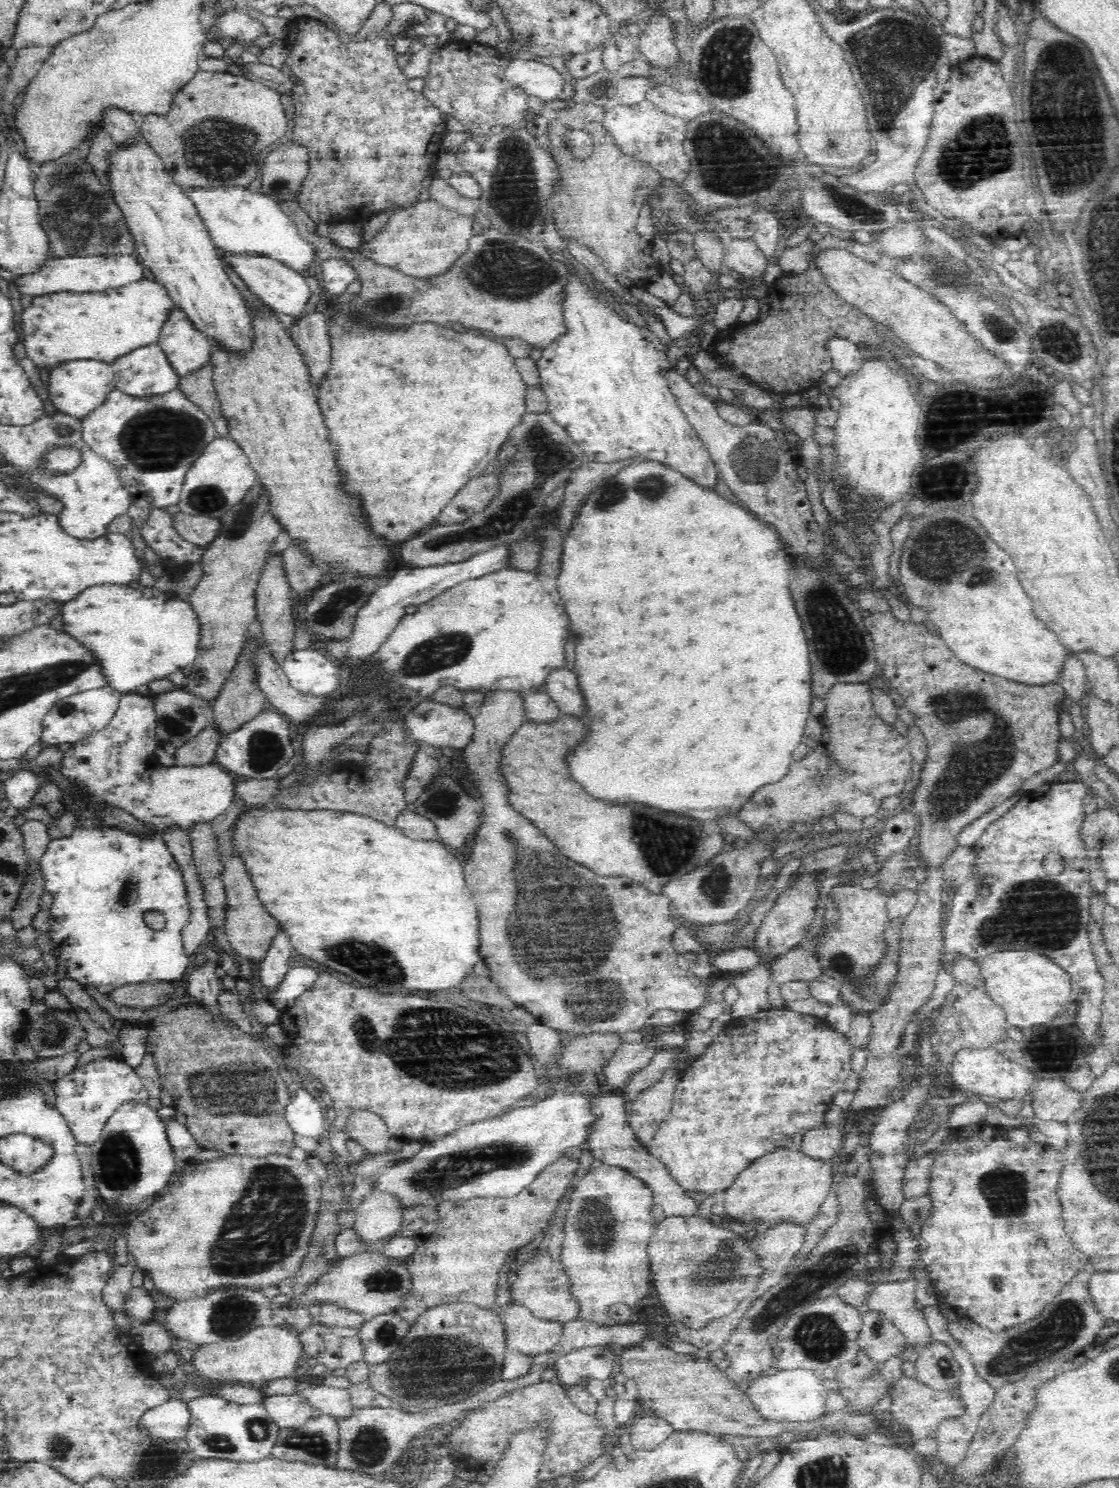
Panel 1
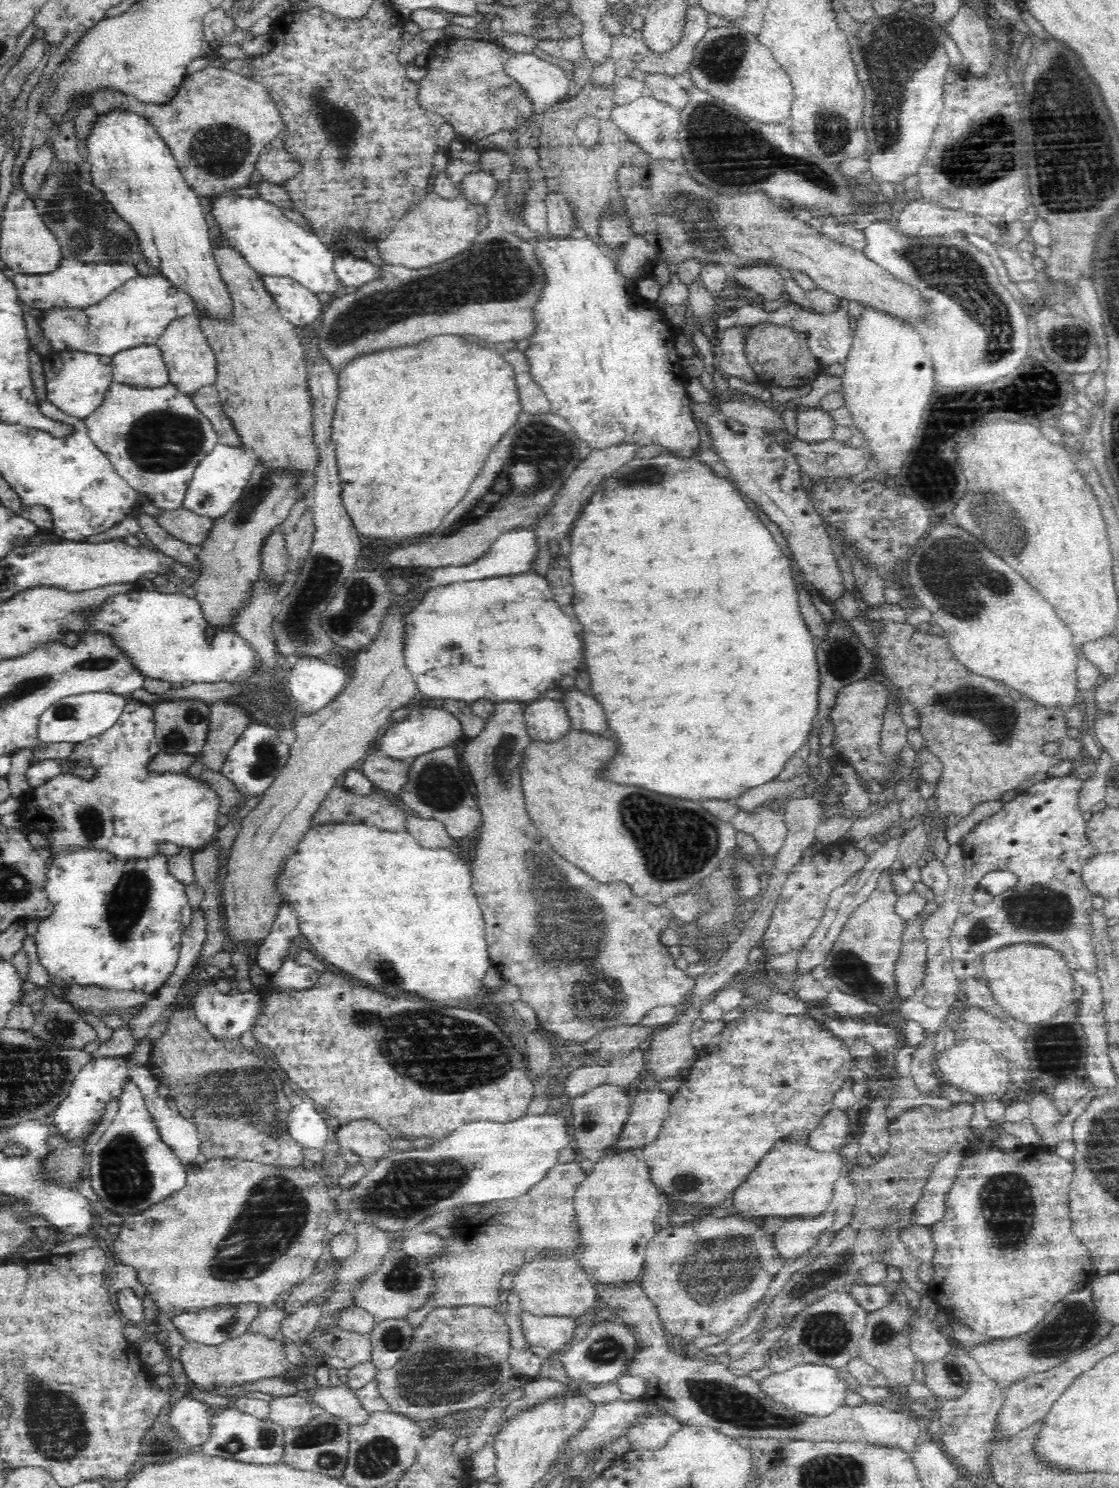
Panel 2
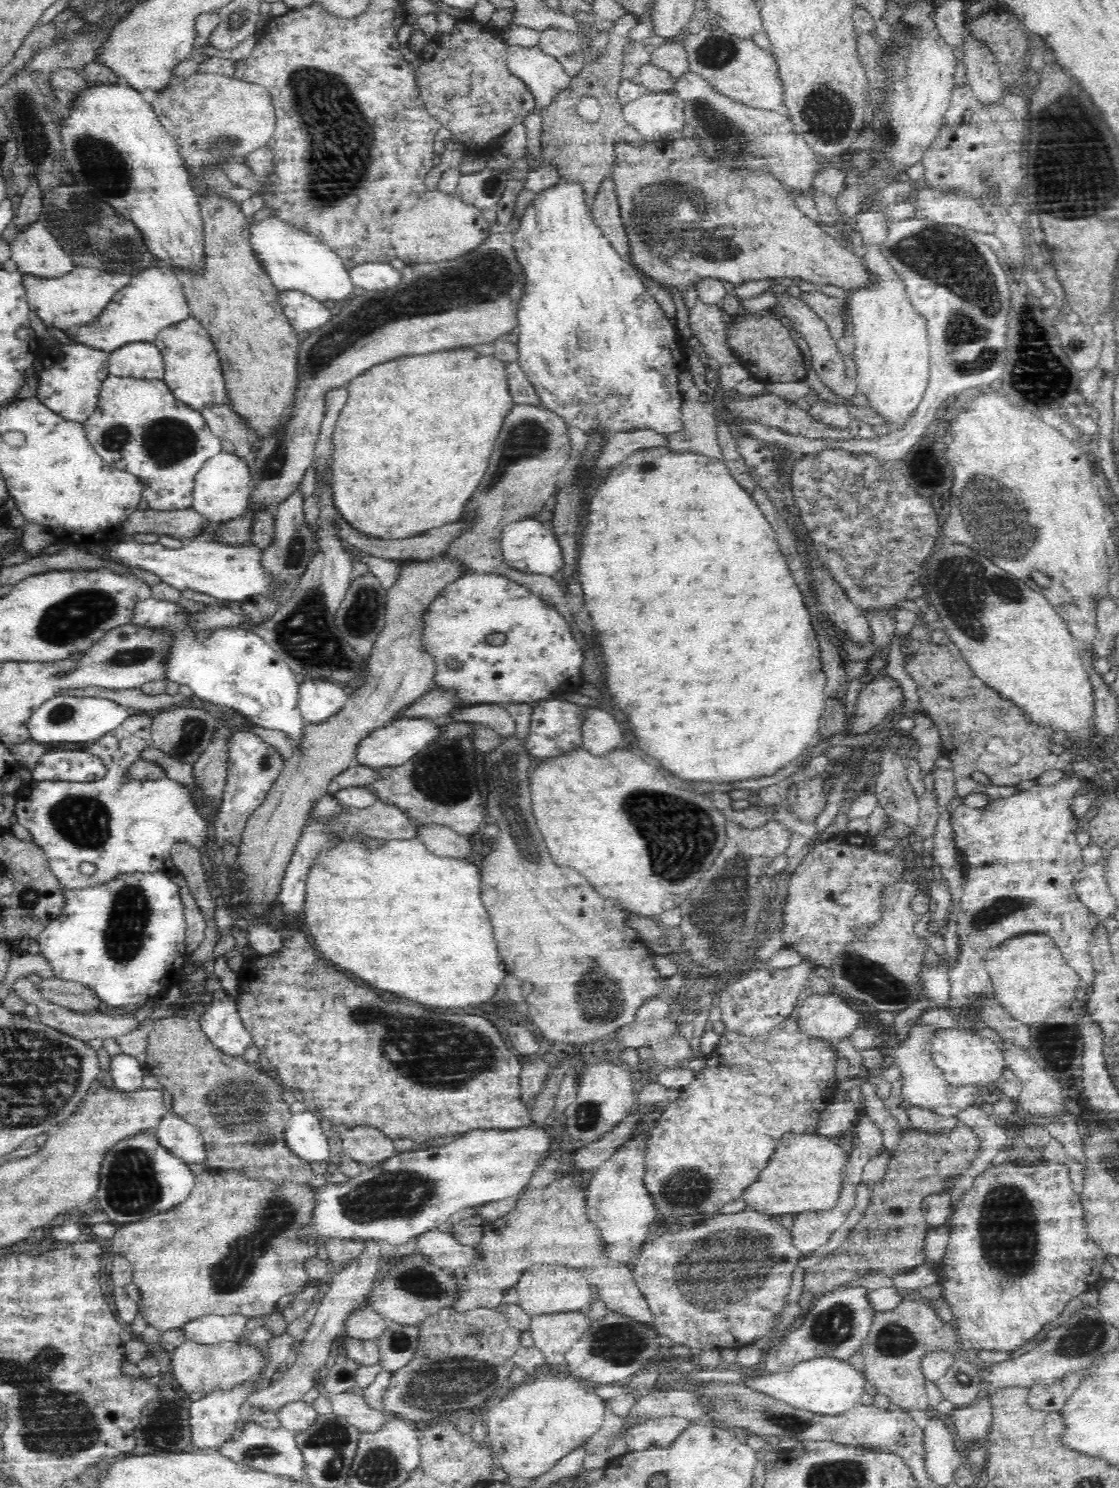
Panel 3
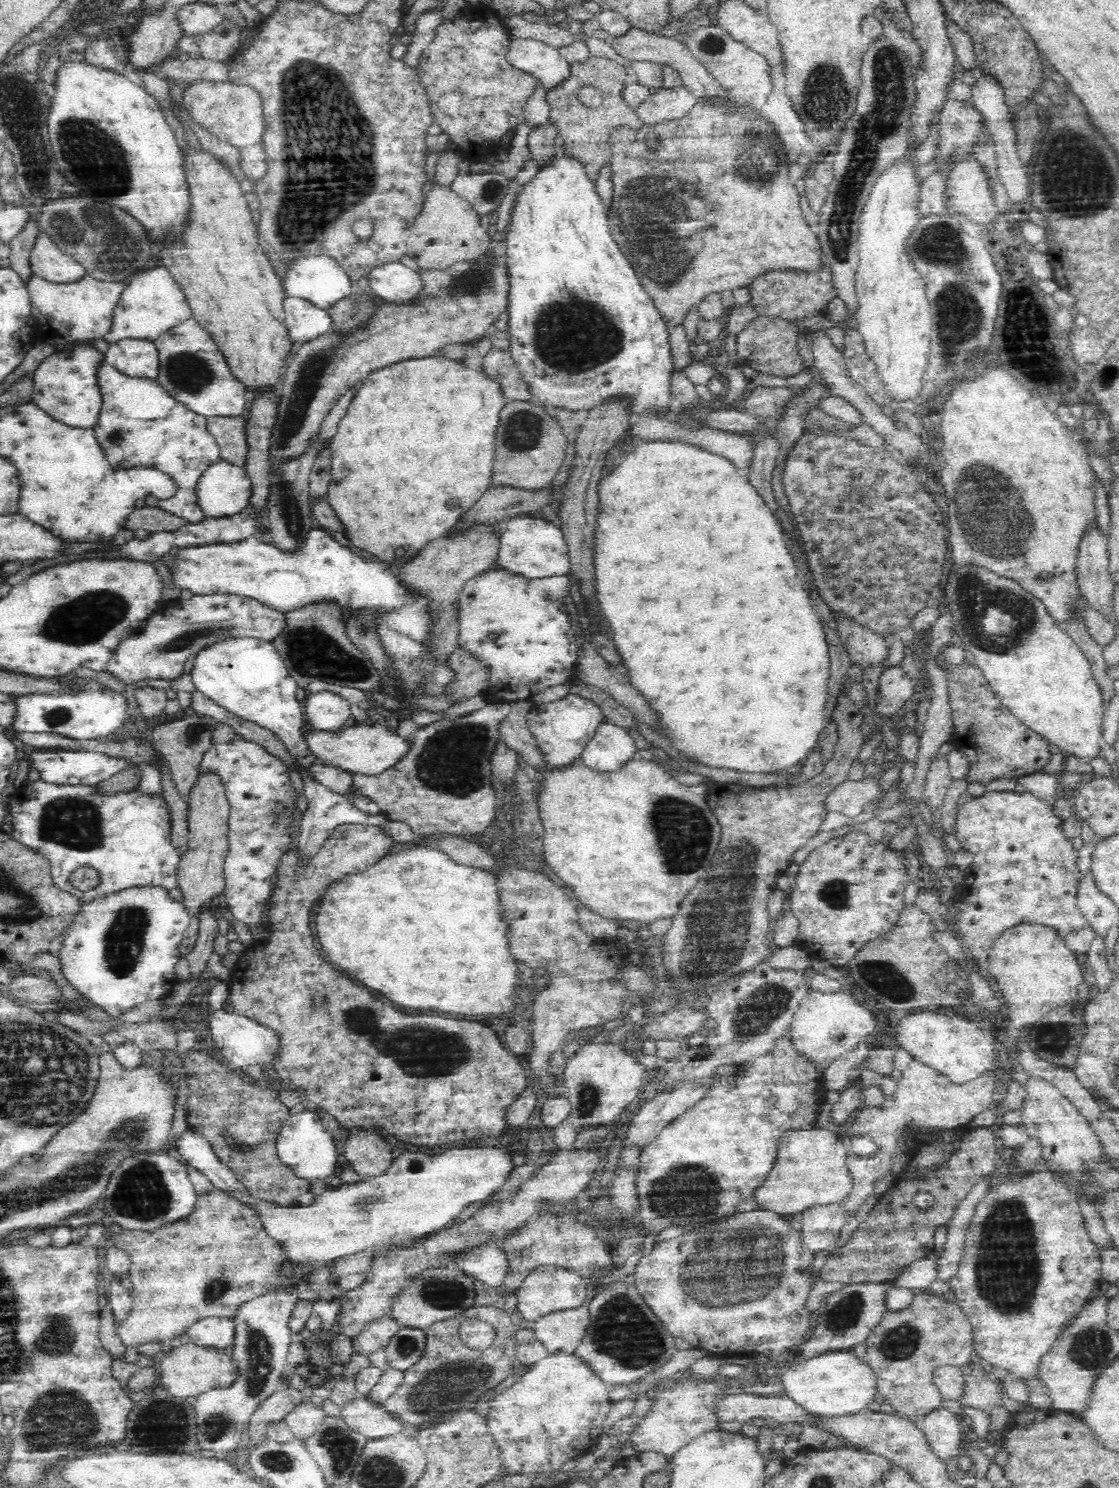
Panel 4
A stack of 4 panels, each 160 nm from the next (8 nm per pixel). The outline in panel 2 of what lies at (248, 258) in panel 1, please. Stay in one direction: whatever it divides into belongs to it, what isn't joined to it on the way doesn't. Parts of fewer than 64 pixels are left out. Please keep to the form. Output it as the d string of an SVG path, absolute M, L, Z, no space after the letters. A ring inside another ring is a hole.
M262 276L263 287L271 294L280 314L294 324L313 324L321 317L322 305L317 294L290 276Z

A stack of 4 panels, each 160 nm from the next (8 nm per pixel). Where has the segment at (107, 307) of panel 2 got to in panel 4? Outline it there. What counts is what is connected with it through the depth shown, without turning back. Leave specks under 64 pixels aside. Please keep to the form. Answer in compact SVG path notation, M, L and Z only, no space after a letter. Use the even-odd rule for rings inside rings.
M164 266L134 274L127 284L114 307L110 330L103 336L108 344L124 339L154 341L169 328L193 317L181 286Z

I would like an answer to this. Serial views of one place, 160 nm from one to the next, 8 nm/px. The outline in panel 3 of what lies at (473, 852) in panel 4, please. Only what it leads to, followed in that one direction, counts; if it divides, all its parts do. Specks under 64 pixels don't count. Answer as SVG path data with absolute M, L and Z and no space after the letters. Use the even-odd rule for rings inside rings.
M418 824L417 834L428 852L436 856L464 859L470 852L471 844L468 836L460 836L444 824Z

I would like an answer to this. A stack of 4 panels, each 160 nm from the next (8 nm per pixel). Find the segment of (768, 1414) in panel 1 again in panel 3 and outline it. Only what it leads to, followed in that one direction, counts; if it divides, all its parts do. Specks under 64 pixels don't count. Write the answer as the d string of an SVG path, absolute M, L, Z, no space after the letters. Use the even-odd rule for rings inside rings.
M818 1358L806 1360L794 1365L786 1372L767 1373L744 1379L742 1383L749 1384L760 1392L816 1415L839 1415L849 1408L860 1404L864 1394L866 1379L862 1371L857 1370L846 1360L835 1358Z

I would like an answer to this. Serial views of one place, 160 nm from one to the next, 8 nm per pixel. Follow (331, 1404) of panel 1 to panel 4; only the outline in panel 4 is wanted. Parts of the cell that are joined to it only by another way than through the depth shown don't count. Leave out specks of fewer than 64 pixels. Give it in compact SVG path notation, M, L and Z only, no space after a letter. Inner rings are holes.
M357 1396L344 1404L339 1416L348 1423L350 1429L362 1434L367 1440L383 1438L409 1429L379 1403L370 1401L366 1396Z

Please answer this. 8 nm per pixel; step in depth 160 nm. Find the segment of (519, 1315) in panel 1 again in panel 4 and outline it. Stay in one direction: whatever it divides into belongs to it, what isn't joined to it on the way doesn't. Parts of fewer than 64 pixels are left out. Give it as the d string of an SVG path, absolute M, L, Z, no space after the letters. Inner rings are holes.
M588 1302L581 1307L548 1313L535 1320L535 1339L540 1341L550 1355L563 1352L575 1354L578 1344L586 1334L590 1322Z

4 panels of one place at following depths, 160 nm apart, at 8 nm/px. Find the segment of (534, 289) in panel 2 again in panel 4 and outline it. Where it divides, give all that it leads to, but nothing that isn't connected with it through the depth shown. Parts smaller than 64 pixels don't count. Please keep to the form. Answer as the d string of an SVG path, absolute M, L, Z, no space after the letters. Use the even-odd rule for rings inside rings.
M498 249L490 252L484 260L465 260L451 264L443 269L422 269L418 271L421 283L420 292L410 301L376 300L376 308L360 328L354 332L342 334L340 331L328 331L322 336L304 341L302 348L290 359L283 384L279 387L276 420L269 438L271 467L284 467L284 464L298 460L310 451L314 436L320 434L321 426L336 406L336 402L346 391L356 388L361 380L372 371L399 363L403 360L431 357L440 352L446 344L464 344L482 339L494 328L494 322L508 313L511 277L505 261L492 264L490 258Z

